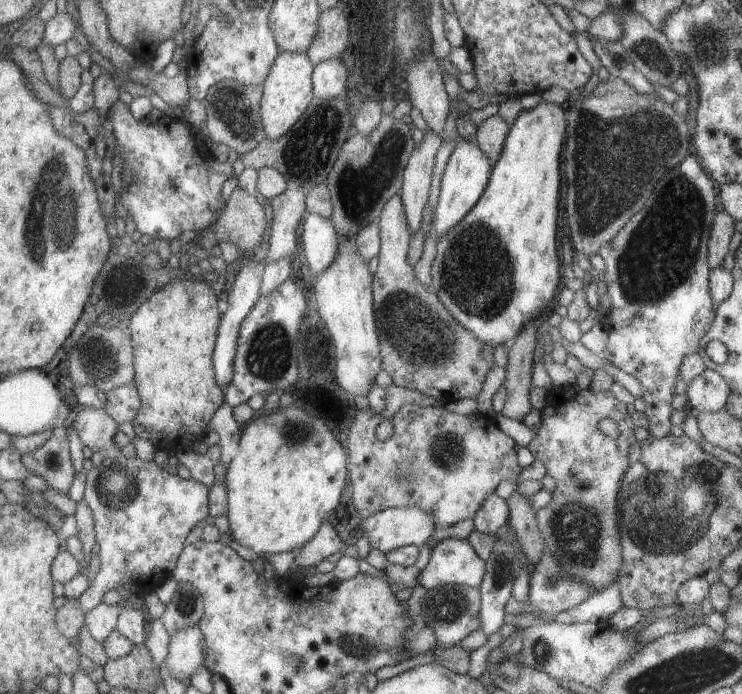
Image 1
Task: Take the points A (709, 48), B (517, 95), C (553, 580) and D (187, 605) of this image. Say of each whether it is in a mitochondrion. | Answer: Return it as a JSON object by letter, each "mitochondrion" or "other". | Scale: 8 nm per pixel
{"A":"mitochondrion","B":"other","C":"mitochondrion","D":"mitochondrion"}

